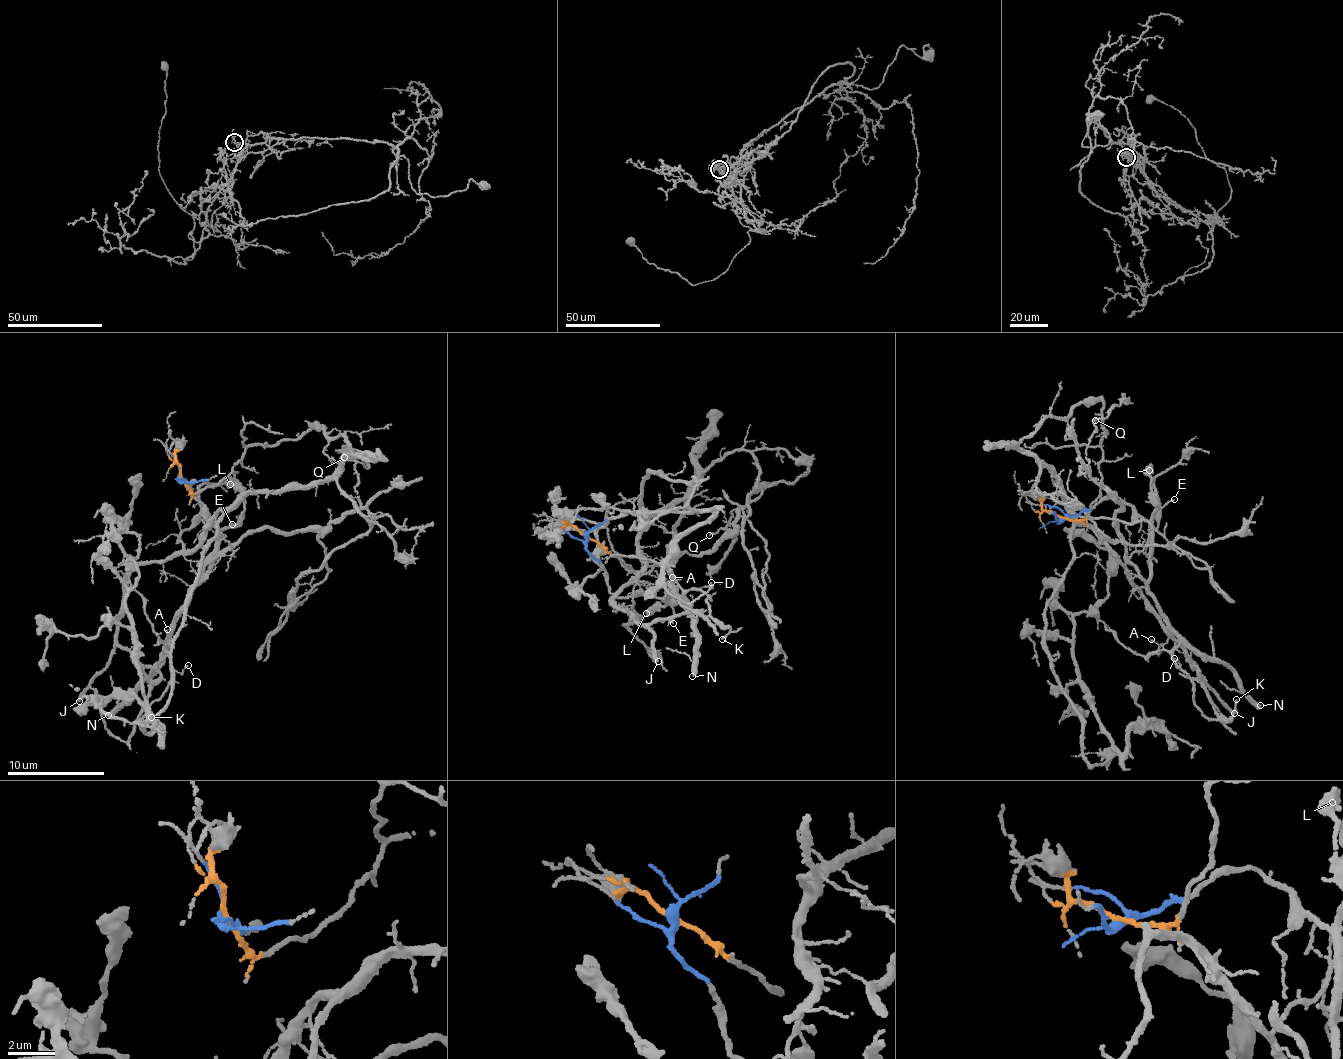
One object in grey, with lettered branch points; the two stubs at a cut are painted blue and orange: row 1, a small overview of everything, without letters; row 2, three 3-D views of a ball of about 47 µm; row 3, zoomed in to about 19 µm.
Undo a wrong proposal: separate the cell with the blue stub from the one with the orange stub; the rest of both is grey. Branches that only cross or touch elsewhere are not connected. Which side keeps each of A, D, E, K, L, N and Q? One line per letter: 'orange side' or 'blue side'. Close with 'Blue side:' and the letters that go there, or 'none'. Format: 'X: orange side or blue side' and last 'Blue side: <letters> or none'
A: blue side
D: blue side
E: blue side
K: blue side
L: blue side
N: blue side
Q: blue side
Blue side: A, D, E, K, L, N, Q

